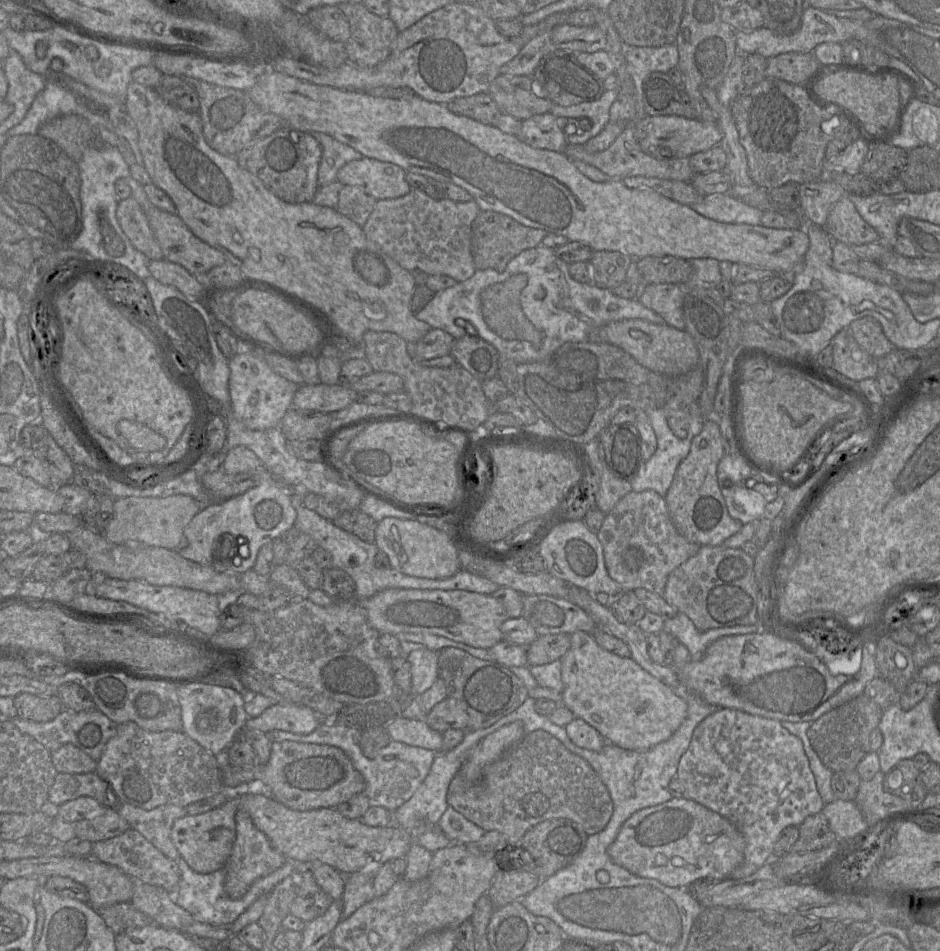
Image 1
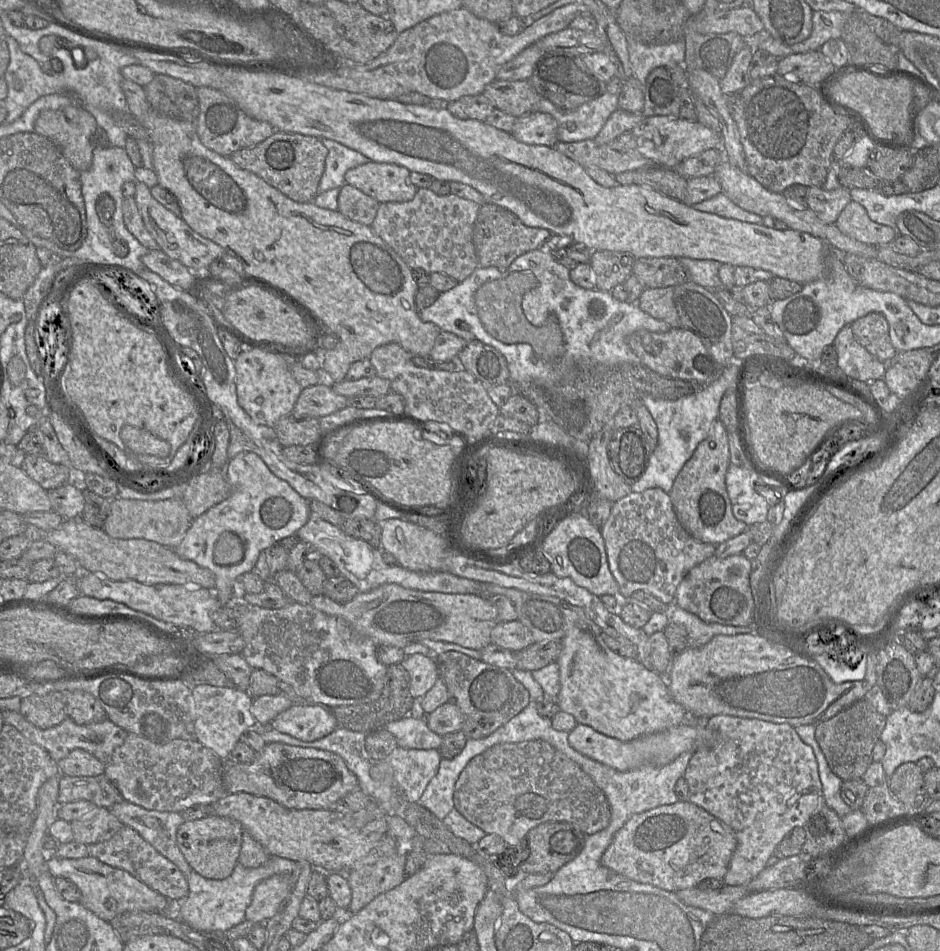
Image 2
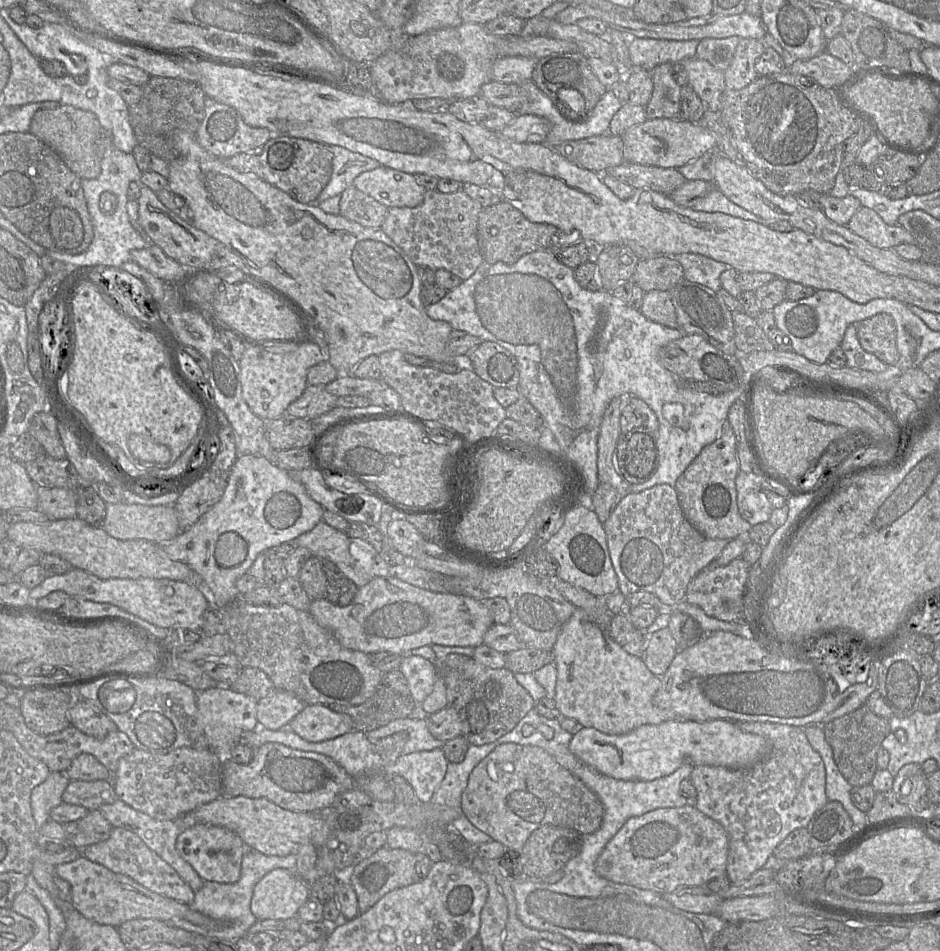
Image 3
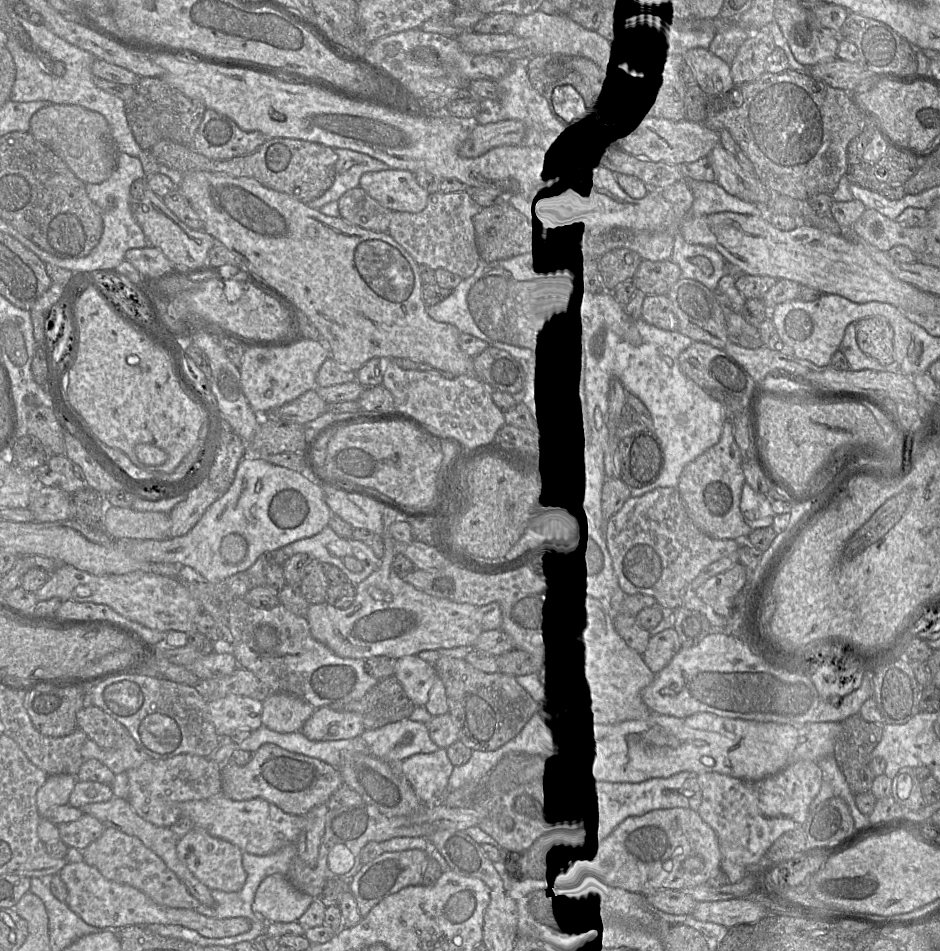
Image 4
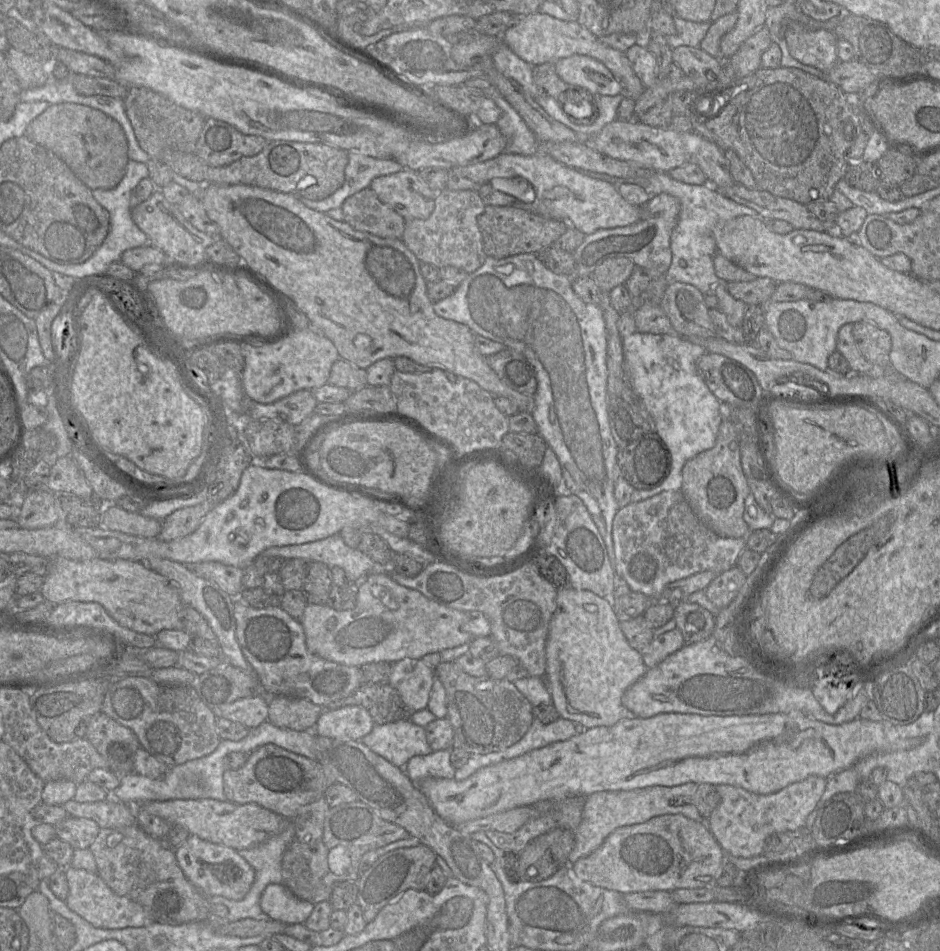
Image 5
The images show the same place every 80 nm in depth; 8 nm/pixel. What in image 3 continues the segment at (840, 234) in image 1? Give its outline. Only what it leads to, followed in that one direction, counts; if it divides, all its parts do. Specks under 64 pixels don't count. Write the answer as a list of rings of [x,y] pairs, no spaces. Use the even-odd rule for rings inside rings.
[[[861,206],[852,216],[847,227],[870,244],[894,249],[903,243],[916,244],[914,237],[901,225],[889,225],[873,210]]]

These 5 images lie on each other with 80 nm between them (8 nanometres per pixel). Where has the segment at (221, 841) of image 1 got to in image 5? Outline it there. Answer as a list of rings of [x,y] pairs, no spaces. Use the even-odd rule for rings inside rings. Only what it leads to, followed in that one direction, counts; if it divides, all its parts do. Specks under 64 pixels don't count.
[[[190,835],[181,846],[175,848],[175,856],[185,877],[206,897],[222,896],[241,900],[249,892],[255,879],[254,869],[238,851],[195,835]]]

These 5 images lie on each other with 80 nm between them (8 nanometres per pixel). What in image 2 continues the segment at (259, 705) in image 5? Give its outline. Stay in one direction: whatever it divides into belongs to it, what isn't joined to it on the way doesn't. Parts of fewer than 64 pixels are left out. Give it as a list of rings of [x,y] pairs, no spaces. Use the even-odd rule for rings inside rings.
[[[201,684],[191,689],[191,697],[194,703],[196,740],[212,750],[221,760],[230,757],[243,732],[257,727],[250,711],[253,697],[246,691]]]

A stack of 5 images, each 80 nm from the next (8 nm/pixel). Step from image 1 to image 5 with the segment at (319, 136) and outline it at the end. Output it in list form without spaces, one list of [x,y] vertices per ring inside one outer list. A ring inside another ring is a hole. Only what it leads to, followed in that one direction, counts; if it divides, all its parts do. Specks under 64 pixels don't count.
[[[358,150],[346,152],[348,153],[348,163],[345,168],[343,185],[332,195],[320,201],[299,198],[306,207],[322,213],[326,213],[331,209],[341,208],[348,197],[368,188],[373,179],[394,174],[404,169],[394,159],[377,159],[363,155]]]

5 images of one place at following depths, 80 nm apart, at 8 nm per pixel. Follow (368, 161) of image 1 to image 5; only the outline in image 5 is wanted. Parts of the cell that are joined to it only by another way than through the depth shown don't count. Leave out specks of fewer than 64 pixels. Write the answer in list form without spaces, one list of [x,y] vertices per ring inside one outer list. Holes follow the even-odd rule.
[[[403,169],[379,176],[369,186],[379,200],[395,210],[405,220],[427,219],[435,208],[438,192],[431,190],[417,172]]]

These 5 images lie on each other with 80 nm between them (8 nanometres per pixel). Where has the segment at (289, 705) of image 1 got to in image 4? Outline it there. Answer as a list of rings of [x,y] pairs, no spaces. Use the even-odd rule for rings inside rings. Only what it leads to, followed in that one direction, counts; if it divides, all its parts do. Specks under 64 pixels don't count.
[[[327,706],[316,708],[301,732],[309,740],[341,740],[361,736],[365,731],[362,716],[357,712],[337,711]]]

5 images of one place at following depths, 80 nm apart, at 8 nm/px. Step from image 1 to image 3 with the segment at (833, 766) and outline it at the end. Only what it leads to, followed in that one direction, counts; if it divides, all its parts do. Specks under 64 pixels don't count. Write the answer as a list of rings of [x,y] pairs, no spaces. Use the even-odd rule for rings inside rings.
[[[866,704],[859,707],[855,711],[839,717],[827,724],[815,724],[822,725],[825,739],[832,748],[833,759],[837,765],[838,770],[846,779],[846,781],[852,787],[860,787],[871,784],[875,772],[877,771],[876,766],[876,755],[878,750],[881,748],[882,741],[889,734],[889,722],[887,719],[877,716],[873,713]]]

